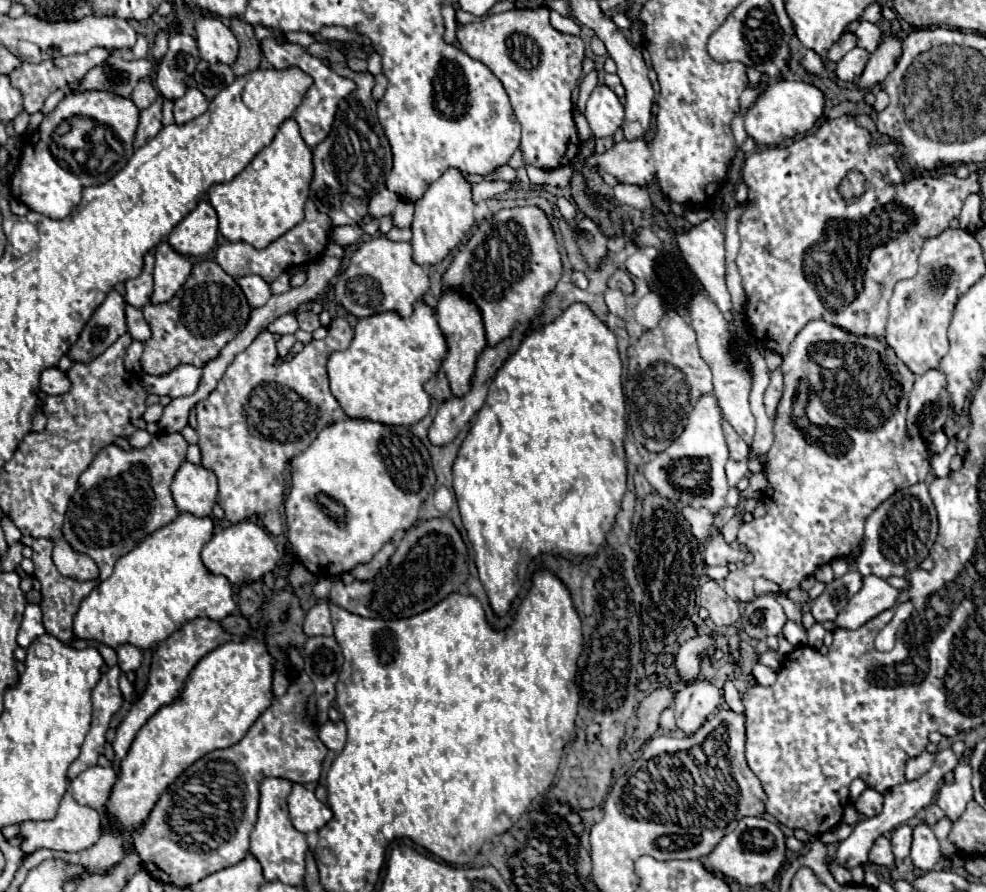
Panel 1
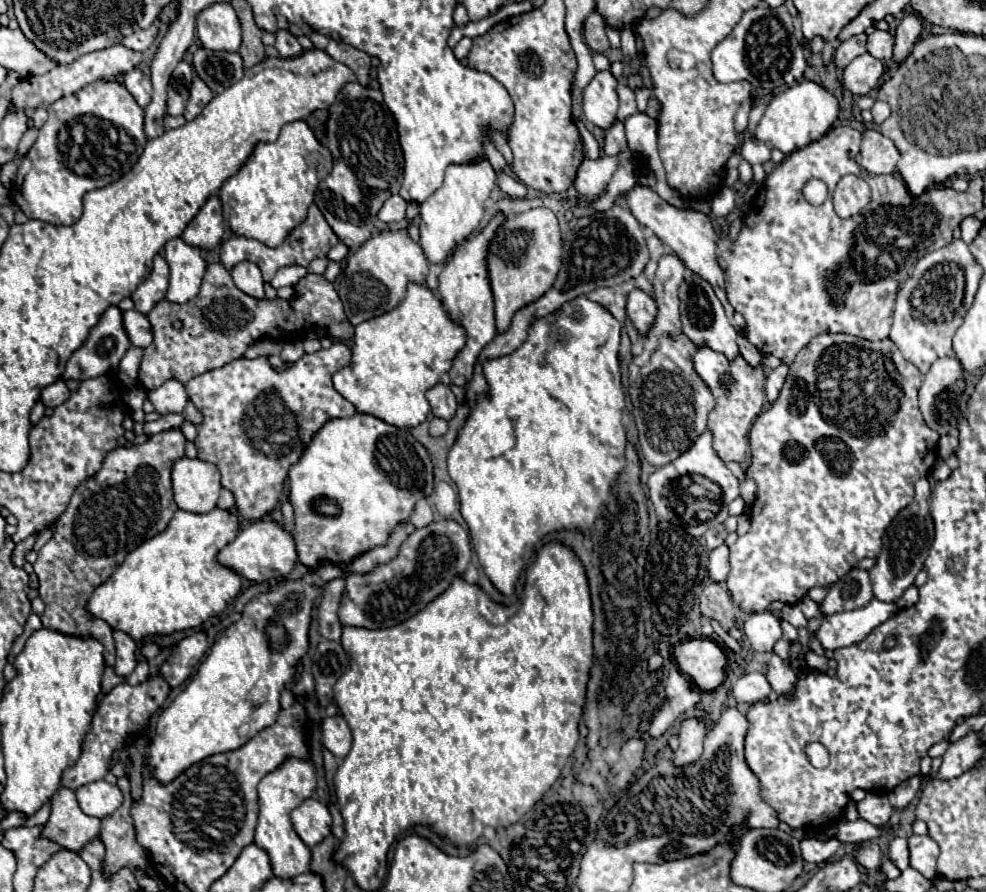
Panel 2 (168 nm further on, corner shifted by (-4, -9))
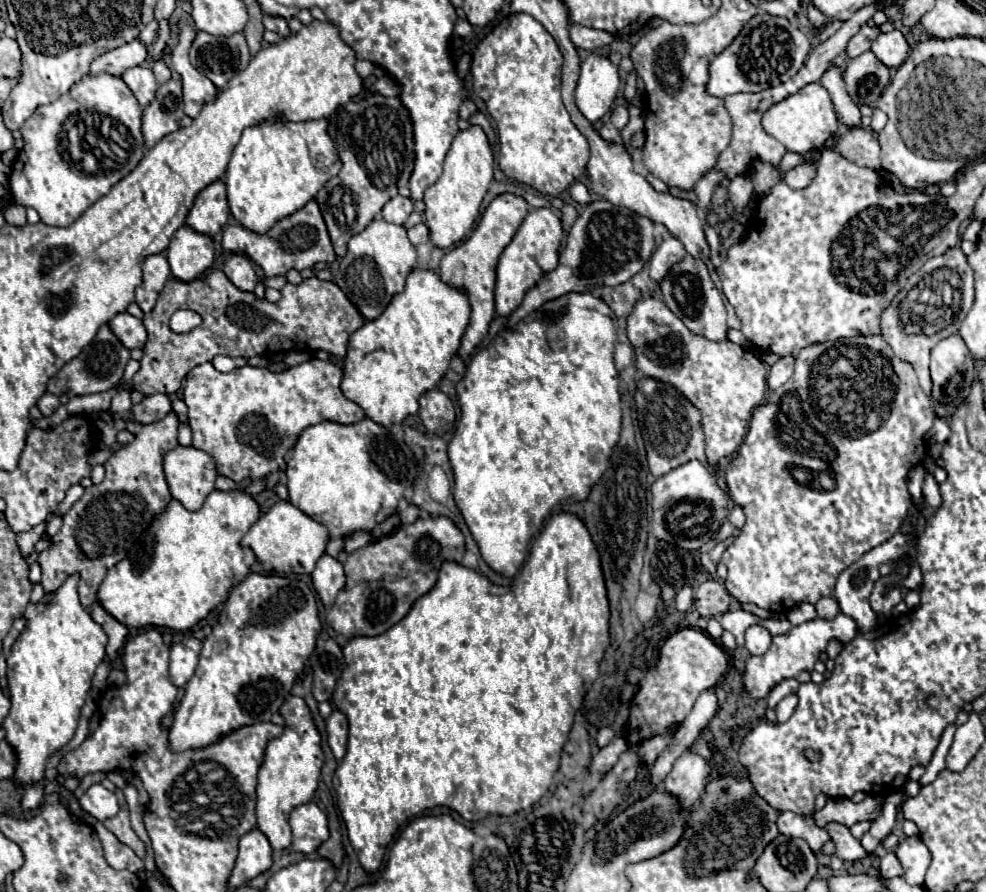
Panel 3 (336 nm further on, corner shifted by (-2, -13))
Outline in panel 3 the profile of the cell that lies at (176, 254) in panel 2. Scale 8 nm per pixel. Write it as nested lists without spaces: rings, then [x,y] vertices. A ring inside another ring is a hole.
[[[183,225],[171,239],[167,249],[171,273],[181,281],[193,281],[203,269],[215,261],[215,245],[209,235]]]

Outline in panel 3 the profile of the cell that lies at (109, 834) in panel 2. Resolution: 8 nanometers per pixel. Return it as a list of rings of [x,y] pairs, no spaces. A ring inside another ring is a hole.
[[[117,789],[115,795],[117,795],[117,799],[119,799],[121,811],[119,811],[113,819],[107,819],[103,825],[105,825],[111,833],[115,833],[115,837],[117,837],[121,843],[129,845],[135,853],[145,853],[145,851],[147,851],[145,843],[143,843],[143,841],[135,835],[135,831],[131,829],[131,823],[129,823],[129,809],[127,809],[127,801],[125,801],[125,797],[123,797],[123,791]]]

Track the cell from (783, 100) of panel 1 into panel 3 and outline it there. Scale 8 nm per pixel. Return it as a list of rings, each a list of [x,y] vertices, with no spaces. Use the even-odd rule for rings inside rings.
[[[809,83],[803,89],[799,89],[795,95],[789,95],[781,103],[773,105],[763,115],[763,129],[771,137],[781,141],[787,147],[787,151],[805,153],[813,147],[825,145],[825,141],[837,133],[839,121],[837,121],[837,115],[835,115],[827,89],[821,83]]]

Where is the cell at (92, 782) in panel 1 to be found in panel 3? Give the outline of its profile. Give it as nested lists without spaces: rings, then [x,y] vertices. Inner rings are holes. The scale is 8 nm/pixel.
[[[101,783],[97,785],[91,785],[79,799],[81,807],[91,813],[95,819],[99,821],[105,821],[109,817],[115,817],[117,811],[119,811],[119,803],[117,803],[117,797],[115,793],[107,791]]]

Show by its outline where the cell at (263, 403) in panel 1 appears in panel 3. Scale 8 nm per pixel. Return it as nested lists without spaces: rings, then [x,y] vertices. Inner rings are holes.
[[[317,357],[279,373],[259,367],[241,367],[229,373],[219,373],[213,363],[201,363],[189,371],[183,389],[183,401],[189,407],[187,417],[193,431],[193,447],[213,455],[217,473],[233,479],[235,483],[241,483],[247,477],[253,481],[267,477],[271,471],[285,467],[287,453],[305,427],[321,421],[357,423],[365,417],[363,409],[341,393],[341,377],[343,369],[339,365],[333,361],[321,361]]]

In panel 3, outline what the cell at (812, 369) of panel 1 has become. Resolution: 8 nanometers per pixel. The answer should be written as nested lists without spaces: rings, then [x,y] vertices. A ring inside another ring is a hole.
[[[881,335],[873,337],[855,337],[855,339],[839,339],[839,341],[825,341],[817,345],[809,345],[799,351],[795,359],[795,373],[789,379],[789,383],[775,389],[763,405],[759,405],[753,411],[749,431],[745,435],[745,441],[741,443],[735,457],[729,461],[725,469],[725,483],[727,493],[739,505],[745,513],[745,525],[731,547],[723,553],[723,563],[727,567],[727,591],[739,601],[739,603],[755,603],[763,609],[785,613],[793,609],[795,605],[807,601],[817,603],[817,599],[831,595],[837,583],[837,575],[849,567],[849,563],[857,561],[865,551],[881,545],[885,539],[893,537],[895,531],[903,525],[903,519],[907,517],[907,511],[911,507],[911,495],[907,491],[907,473],[919,465],[925,459],[925,433],[931,429],[935,419],[935,411],[931,405],[931,399],[921,391],[917,375],[913,367],[901,359],[897,359],[891,351],[891,347],[883,341]],[[795,471],[803,471],[803,481],[795,479]]]

